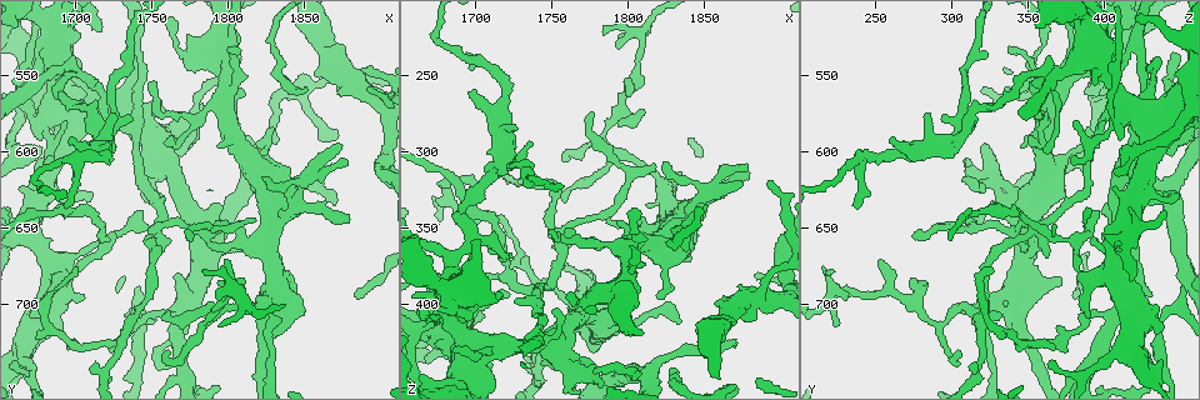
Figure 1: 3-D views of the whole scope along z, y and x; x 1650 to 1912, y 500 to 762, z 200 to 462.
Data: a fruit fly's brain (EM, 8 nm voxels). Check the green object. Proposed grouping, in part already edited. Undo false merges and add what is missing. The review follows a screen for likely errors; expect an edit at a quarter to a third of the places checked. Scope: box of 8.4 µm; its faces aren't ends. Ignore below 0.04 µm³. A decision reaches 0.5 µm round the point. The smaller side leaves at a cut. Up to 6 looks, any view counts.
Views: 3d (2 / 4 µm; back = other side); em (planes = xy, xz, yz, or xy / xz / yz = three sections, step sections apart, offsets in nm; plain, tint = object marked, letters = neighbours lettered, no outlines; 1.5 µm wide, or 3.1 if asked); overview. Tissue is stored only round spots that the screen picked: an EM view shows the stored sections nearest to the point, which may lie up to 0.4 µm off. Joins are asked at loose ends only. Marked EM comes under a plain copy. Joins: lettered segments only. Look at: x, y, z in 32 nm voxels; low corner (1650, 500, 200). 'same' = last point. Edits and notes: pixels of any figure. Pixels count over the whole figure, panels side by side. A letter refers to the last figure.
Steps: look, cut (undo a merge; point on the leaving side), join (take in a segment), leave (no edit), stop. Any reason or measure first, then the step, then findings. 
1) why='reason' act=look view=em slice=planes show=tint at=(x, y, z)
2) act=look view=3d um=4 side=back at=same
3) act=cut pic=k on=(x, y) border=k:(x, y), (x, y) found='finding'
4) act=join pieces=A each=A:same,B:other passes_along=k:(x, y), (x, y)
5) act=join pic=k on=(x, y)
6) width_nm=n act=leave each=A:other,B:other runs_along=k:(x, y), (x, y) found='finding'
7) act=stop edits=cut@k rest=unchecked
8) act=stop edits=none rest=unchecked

why='tapers out' act=look view=em slice=xz step=4 show=letters at=(1680, 608, 380)

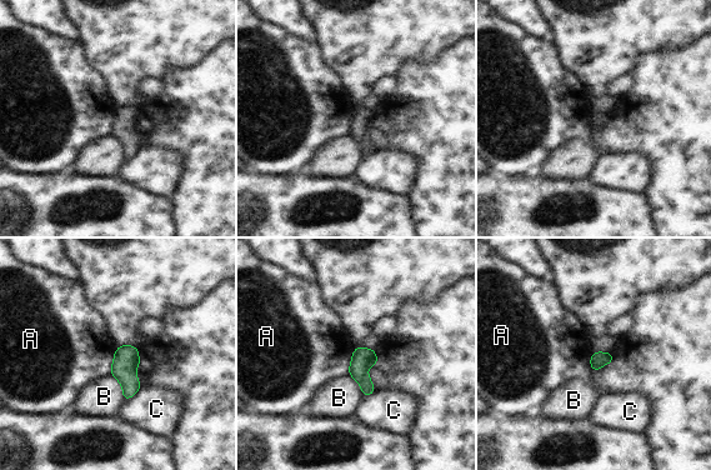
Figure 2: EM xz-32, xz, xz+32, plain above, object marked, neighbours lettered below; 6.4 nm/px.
act=look view=em slice=planes show=letters at=same

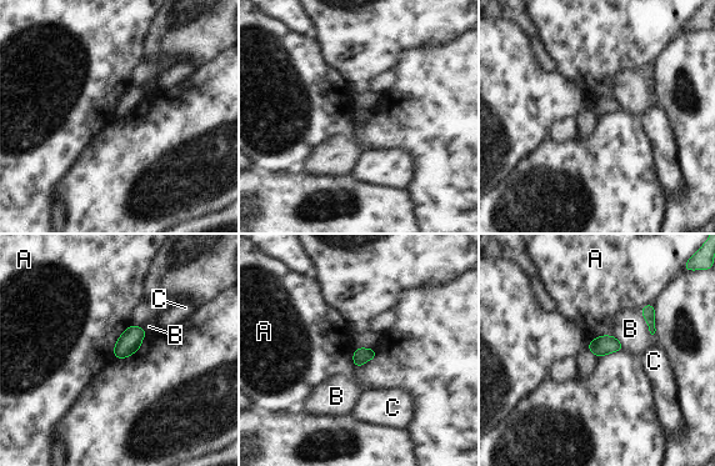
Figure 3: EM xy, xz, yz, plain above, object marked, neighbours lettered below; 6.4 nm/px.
width_nm=100 act=leave each=A:other,B:other,C:other border=3:(131, 325), (118, 339), (114, 357) found='none of them fits'

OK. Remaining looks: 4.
why='tapers out' act=look view=3d um=2 at=(1892, 560, 318)

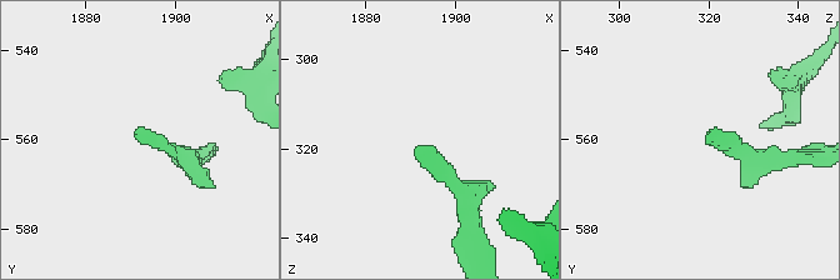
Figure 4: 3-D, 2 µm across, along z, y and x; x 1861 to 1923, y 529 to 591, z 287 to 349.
act=look view=em slice=xy step=8 show=letters at=(1892, 560, 319)

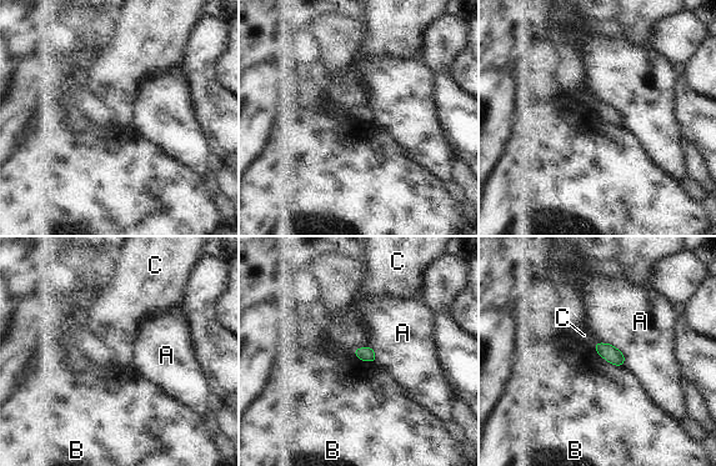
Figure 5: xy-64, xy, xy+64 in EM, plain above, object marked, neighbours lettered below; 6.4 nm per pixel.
width_nm=100 act=leave each=A:other,B:other,C:other found='no lettered segment goes on from it'

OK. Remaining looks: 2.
act=stop edits=none rest=unchecked

